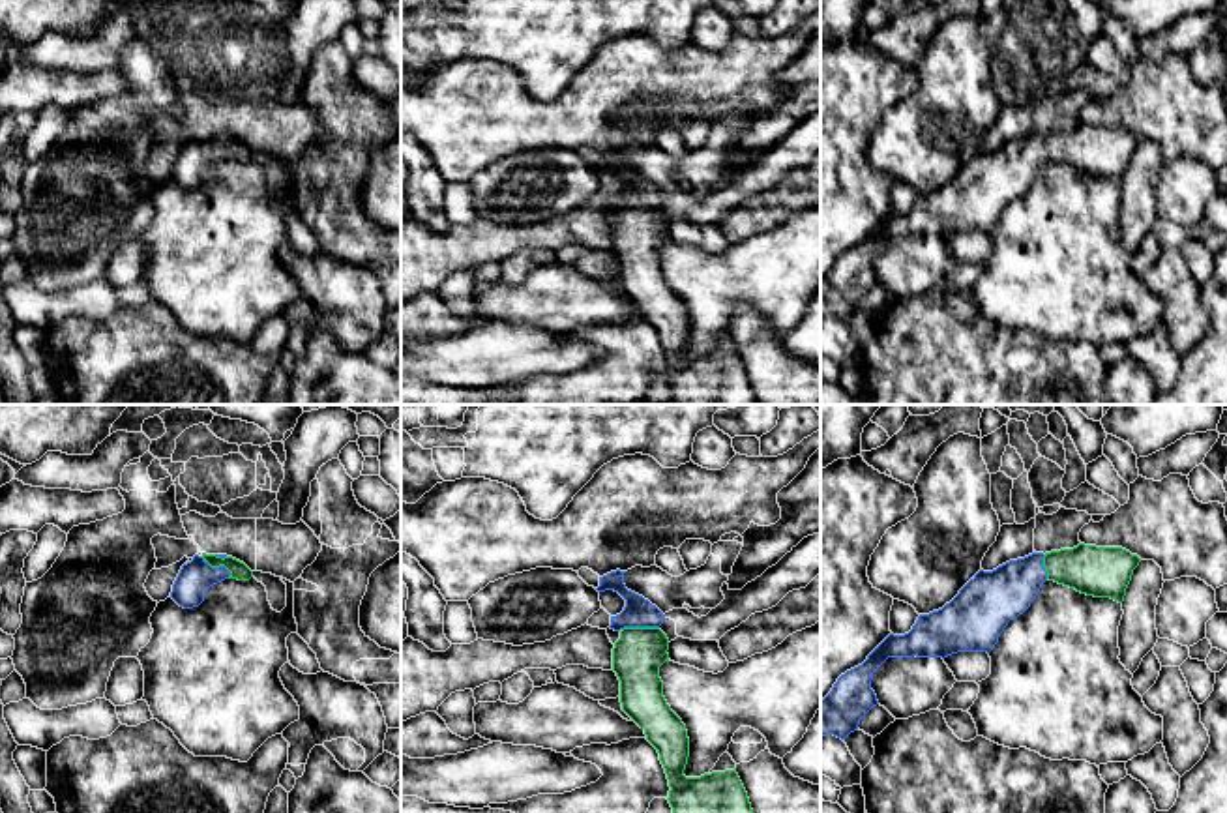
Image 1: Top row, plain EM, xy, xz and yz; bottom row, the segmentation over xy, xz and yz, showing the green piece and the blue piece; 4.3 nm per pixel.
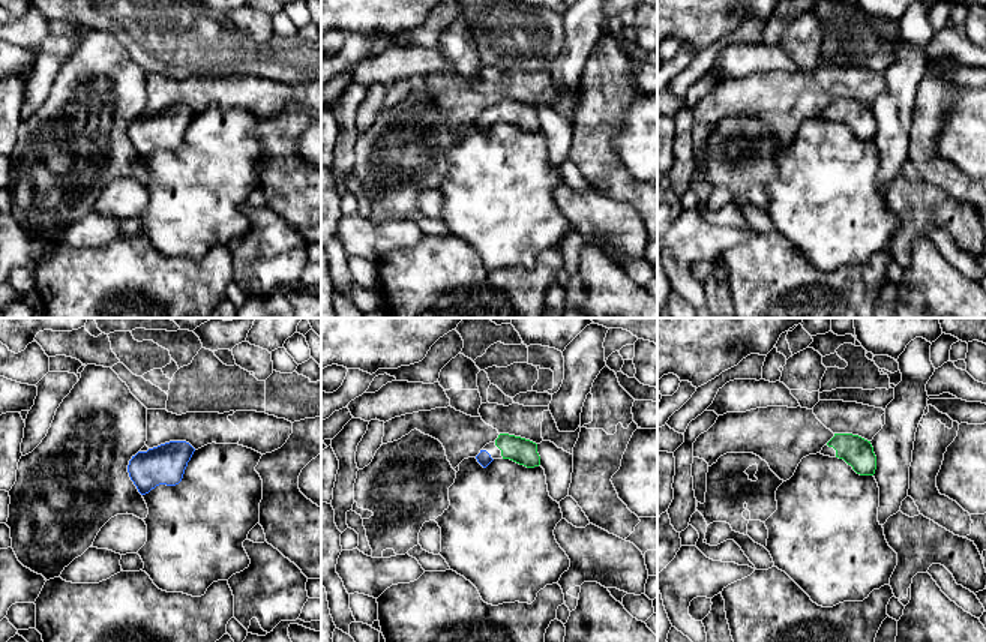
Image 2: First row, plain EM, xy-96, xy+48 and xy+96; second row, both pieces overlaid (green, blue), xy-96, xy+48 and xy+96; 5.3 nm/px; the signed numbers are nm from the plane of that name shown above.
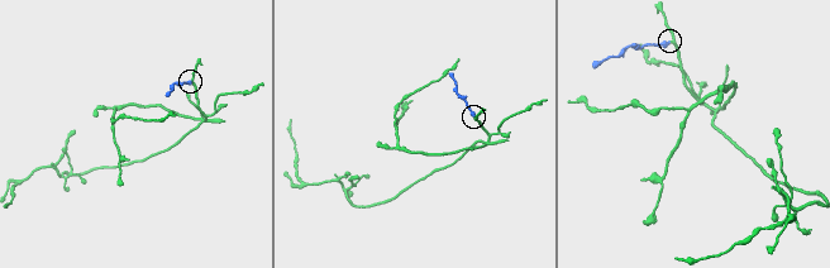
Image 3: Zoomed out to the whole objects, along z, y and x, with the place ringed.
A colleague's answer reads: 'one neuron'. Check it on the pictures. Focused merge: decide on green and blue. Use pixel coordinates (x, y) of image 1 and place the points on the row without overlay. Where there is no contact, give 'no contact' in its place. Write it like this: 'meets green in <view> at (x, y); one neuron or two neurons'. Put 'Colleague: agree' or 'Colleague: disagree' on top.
Colleague: agree
meets green in xy at (218, 147); one neuron

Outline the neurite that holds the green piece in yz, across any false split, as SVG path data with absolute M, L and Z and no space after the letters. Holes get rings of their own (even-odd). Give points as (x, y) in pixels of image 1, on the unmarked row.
M1079 124L1073 129L1032 133L1010 140L993 152L980 150L959 174L942 189L920 195L905 215L890 214L867 240L837 259L832 272L820 281L820 318L834 315L845 320L858 311L860 300L879 285L871 270L873 253L888 238L948 238L957 232L991 232L1010 200L1023 195L1036 180L1042 165L1049 159L1094 178L1124 182L1126 169L1141 139L1122 127L1096 127Z

